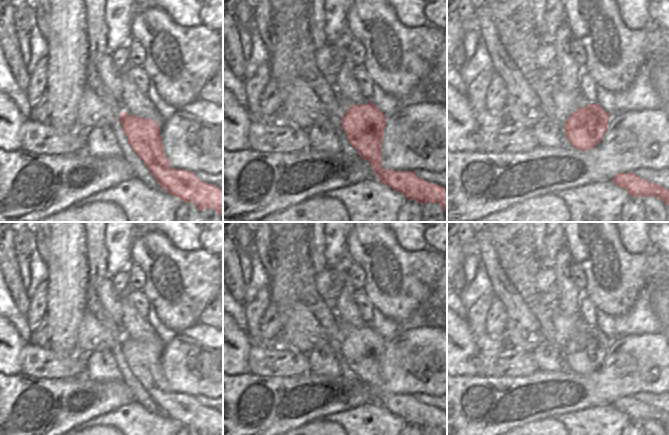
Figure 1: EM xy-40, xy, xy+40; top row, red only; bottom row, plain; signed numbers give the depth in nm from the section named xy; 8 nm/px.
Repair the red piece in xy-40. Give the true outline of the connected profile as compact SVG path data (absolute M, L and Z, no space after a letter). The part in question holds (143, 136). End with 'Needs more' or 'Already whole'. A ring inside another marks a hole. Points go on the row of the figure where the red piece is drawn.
M123 111L119 122L129 146L161 189L192 203L199 211L212 209L223 220L223 190L198 179L195 173L169 166L169 160L163 152L159 126L155 121Z. Already whole

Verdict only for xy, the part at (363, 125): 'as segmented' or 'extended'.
extended

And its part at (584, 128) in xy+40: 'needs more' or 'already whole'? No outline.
needs more

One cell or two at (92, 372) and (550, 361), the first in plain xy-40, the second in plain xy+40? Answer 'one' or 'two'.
one

